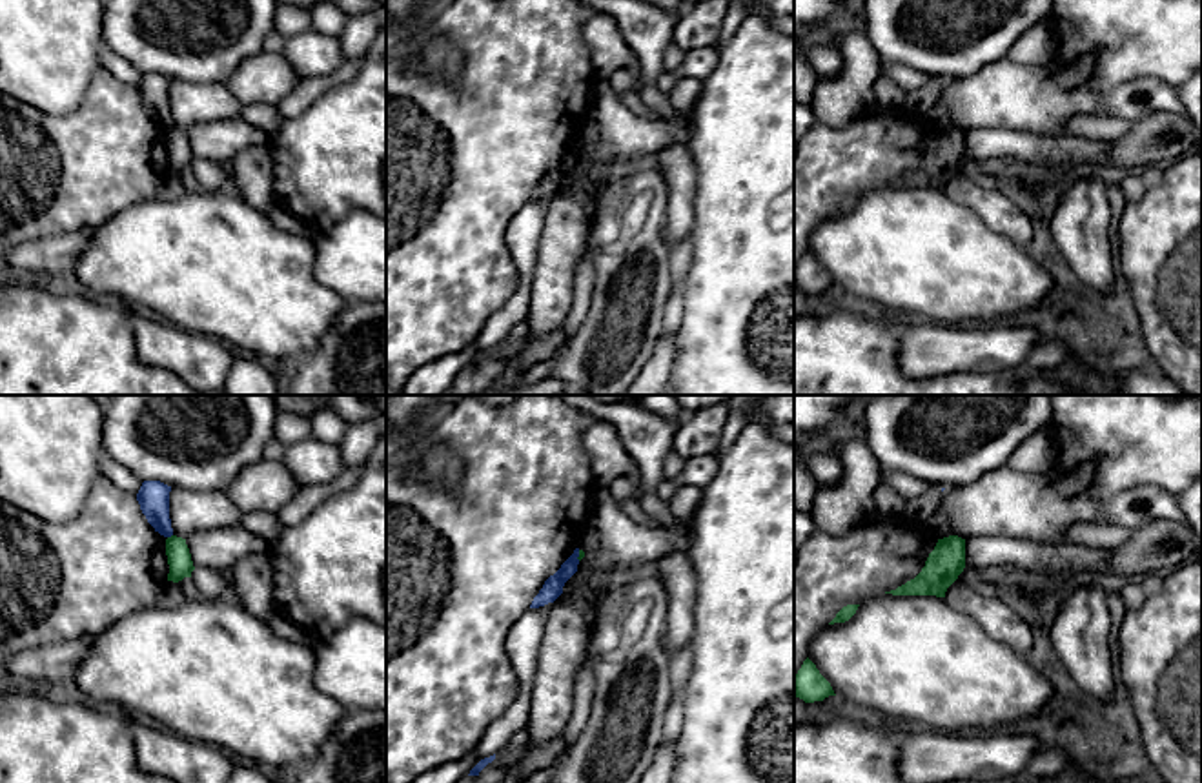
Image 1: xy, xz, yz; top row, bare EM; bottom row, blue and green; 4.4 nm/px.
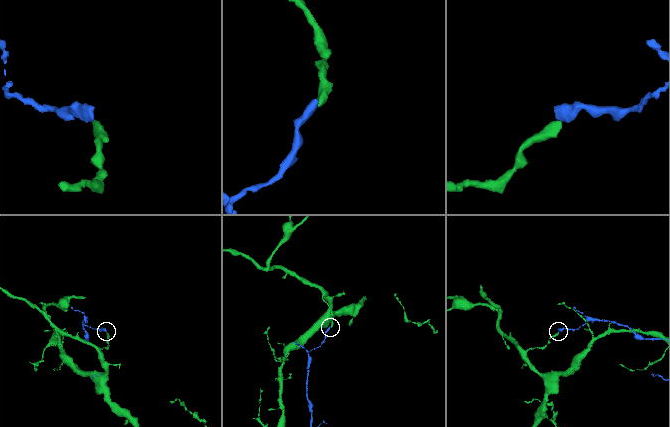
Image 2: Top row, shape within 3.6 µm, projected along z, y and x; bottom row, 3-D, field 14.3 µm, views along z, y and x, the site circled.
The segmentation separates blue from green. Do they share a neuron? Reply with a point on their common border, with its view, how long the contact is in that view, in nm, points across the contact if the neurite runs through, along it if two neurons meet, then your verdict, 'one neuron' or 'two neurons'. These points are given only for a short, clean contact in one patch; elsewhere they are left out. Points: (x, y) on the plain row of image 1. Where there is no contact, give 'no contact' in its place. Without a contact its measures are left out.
xy (170, 128) | 30 nm | along xy (172, 126), (168, 130) | two neurons

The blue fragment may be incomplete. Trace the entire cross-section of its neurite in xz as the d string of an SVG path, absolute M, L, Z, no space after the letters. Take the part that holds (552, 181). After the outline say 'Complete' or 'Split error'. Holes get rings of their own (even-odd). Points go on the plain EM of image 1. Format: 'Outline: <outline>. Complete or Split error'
Outline: M576 140L574 146L561 157L561 160L545 173L543 180L534 189L530 200L539 200L548 195L554 195L563 186L565 175L577 164L577 149L579 140Z. Complete

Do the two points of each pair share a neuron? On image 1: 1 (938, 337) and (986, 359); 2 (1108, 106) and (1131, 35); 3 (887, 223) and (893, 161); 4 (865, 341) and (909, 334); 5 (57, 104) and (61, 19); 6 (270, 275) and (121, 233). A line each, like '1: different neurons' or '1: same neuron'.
1: same neuron
2: different neurons
3: different neurons
4: different neurons
5: same neuron
6: same neuron

